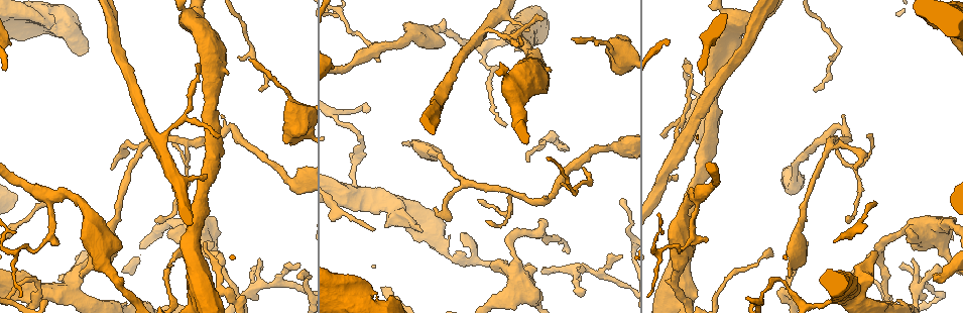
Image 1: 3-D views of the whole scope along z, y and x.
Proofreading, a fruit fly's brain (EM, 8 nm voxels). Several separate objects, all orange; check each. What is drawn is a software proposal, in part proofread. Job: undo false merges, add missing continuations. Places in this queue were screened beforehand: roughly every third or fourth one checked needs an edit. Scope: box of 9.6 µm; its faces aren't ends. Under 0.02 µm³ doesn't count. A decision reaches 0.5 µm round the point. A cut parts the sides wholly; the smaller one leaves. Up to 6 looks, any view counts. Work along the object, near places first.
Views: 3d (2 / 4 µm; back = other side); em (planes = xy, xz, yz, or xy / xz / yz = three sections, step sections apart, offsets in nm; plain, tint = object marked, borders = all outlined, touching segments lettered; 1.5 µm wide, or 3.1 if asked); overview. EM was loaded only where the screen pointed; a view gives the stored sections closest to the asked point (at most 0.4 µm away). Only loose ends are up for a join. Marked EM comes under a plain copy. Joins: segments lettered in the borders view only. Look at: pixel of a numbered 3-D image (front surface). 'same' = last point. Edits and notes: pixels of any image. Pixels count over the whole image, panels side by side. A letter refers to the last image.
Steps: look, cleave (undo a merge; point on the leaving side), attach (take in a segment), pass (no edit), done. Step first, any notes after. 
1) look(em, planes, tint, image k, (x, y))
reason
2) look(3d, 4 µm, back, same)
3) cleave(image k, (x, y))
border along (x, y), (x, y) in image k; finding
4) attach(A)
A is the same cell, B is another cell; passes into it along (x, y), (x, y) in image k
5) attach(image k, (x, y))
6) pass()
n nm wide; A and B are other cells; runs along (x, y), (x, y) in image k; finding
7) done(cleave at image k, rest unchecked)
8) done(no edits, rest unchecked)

look(em, planes, borders, image 1, (217, 136))

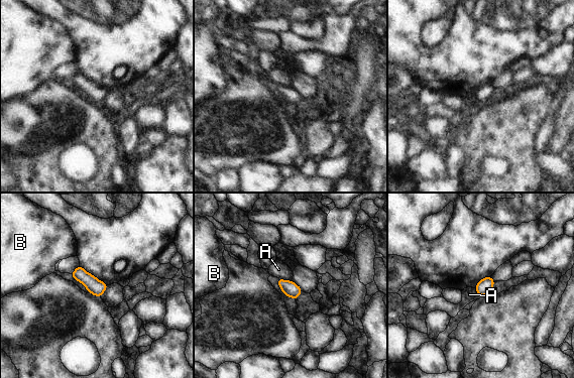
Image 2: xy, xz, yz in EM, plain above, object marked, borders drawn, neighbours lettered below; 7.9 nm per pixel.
pass()
A touches over 110 nm; A and B are other cells; border along (278, 277), (291, 280) in image 2; none of them fits

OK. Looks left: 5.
look(em, yz, step 4, tint, image 1, (186, 144))
abrupt turn

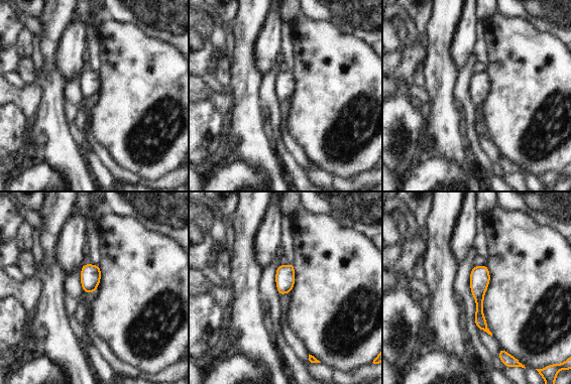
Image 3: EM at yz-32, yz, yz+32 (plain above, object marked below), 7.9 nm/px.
look(em, planes, tint, same)
another direction

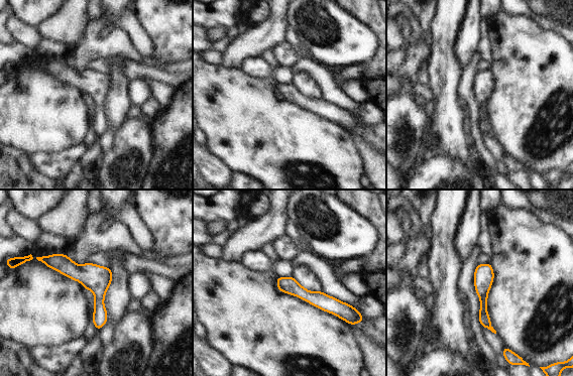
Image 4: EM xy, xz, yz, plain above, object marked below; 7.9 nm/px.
look(em, planes, borders, same)
what lies round it

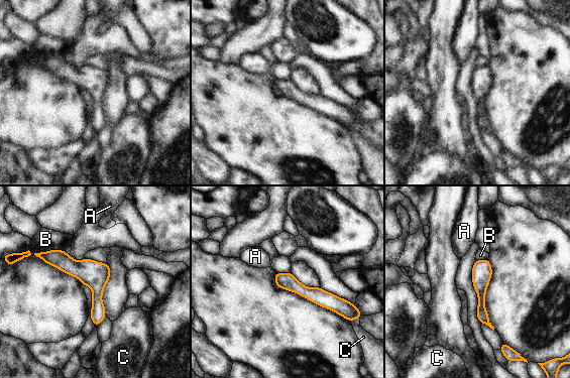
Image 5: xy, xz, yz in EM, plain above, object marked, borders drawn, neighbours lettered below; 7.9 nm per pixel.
pass()
A, B and C are other cells; runs along (40, 255), (97, 287), (97, 322) in image 5; one neuron here

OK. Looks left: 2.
look(em, planes, borders, image 1, (58, 281))
long arm stops here

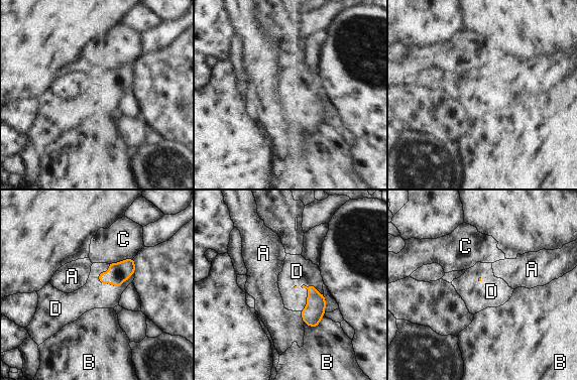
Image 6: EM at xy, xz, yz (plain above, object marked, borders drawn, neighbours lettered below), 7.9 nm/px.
attach(D)
D is the same cell, A, B and C are other cells; passes into it along (119, 272), (114, 285), (92, 295) in image 6; it goes on there

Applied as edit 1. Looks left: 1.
done(attach at image 6, rest unchecked)

